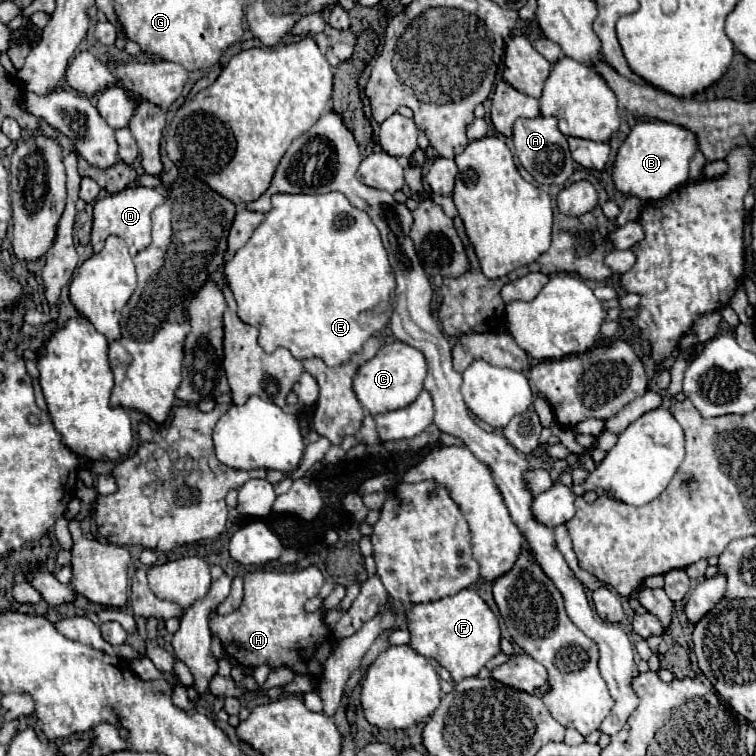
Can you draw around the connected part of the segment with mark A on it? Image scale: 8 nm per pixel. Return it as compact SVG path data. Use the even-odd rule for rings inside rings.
M535 117L535 119L517 119L513 125L513 145L521 165L543 185L563 185L575 171L567 137L559 131L555 117Z

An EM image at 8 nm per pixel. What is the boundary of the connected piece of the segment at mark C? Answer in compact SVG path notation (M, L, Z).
M393 341L383 345L373 359L359 367L357 375L353 377L353 391L363 405L365 411L371 415L401 409L417 399L423 389L423 379L427 375L427 363L419 349L405 345L403 341Z

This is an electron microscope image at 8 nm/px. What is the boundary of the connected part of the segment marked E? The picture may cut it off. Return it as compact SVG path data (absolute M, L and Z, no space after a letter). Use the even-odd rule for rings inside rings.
M337 191L325 195L279 193L271 197L271 203L273 209L251 239L223 265L223 281L239 305L237 315L247 325L259 329L259 345L265 353L285 347L299 361L319 357L329 367L343 365L361 353L363 343L381 331L391 317L395 277L379 231L365 211L355 209Z

